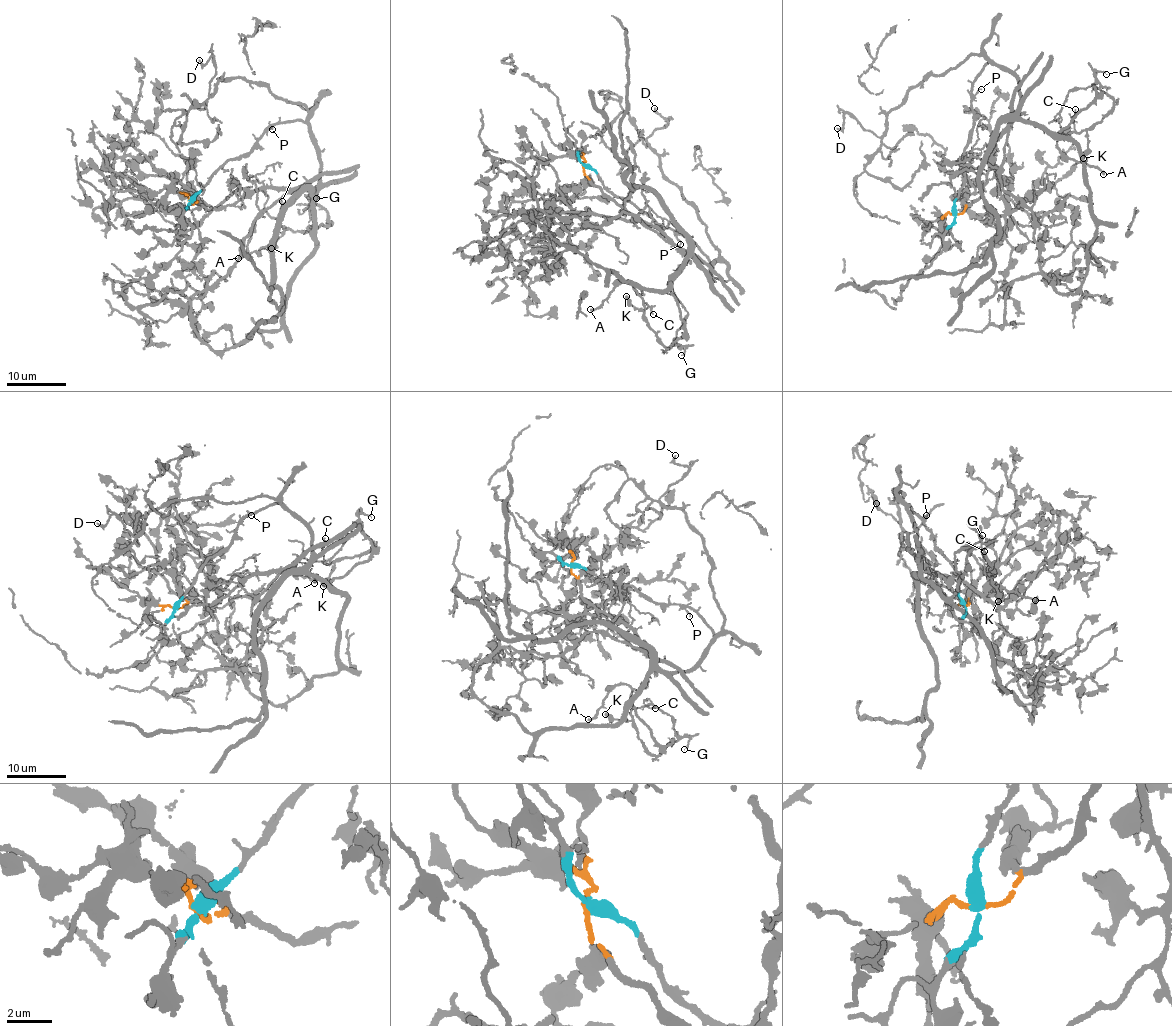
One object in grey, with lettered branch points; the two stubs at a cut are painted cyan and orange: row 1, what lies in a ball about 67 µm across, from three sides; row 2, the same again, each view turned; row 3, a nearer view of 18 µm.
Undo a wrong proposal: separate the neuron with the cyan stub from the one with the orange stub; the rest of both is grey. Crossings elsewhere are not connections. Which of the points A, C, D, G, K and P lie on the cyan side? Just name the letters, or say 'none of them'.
A, C, D, G, K, P

